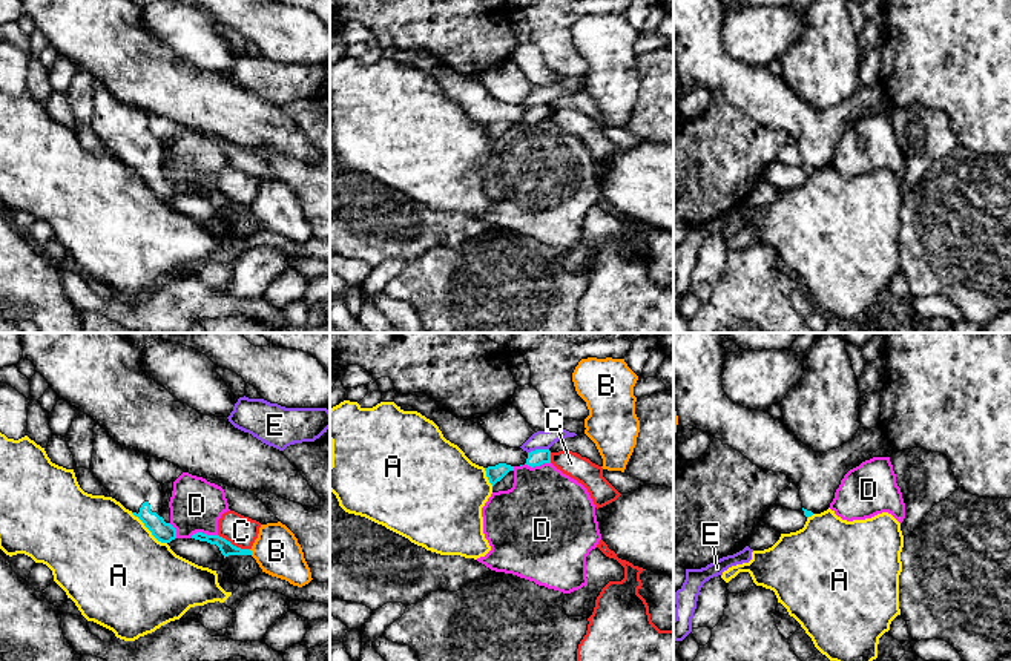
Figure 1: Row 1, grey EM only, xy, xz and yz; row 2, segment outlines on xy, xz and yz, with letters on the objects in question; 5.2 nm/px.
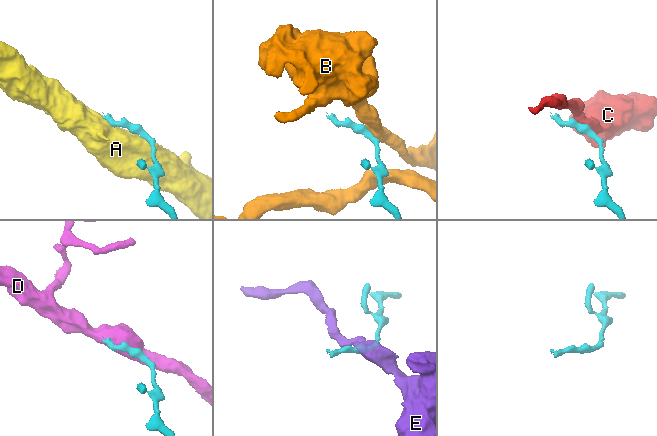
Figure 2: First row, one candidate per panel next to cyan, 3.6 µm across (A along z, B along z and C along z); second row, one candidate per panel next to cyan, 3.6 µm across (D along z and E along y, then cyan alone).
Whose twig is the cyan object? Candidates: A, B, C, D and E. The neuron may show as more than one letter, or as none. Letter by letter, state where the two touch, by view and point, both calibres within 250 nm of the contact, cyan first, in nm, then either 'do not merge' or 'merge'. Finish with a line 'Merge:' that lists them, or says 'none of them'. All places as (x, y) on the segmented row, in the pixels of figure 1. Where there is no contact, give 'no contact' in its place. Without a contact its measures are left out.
A: xy (148, 528) | 110/500 nm | do not merge
B: xy (250, 552) | 70/240 nm | do not merge
C: xy (232, 545) | 70/160 nm | do not merge
D: xy (201, 532) | 70/280 nm | do not merge
E: xz (537, 450) | 90/100 nm | do not merge
Merge: none of them

